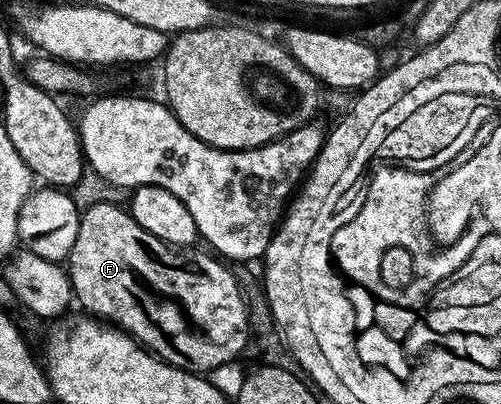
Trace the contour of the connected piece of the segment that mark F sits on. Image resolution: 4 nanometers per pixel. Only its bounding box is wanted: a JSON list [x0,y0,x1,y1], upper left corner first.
[66,204,250,374]

